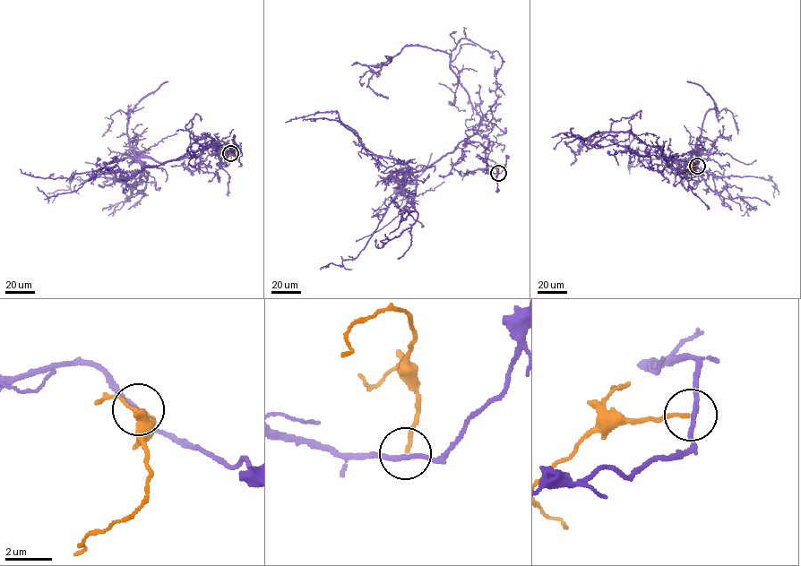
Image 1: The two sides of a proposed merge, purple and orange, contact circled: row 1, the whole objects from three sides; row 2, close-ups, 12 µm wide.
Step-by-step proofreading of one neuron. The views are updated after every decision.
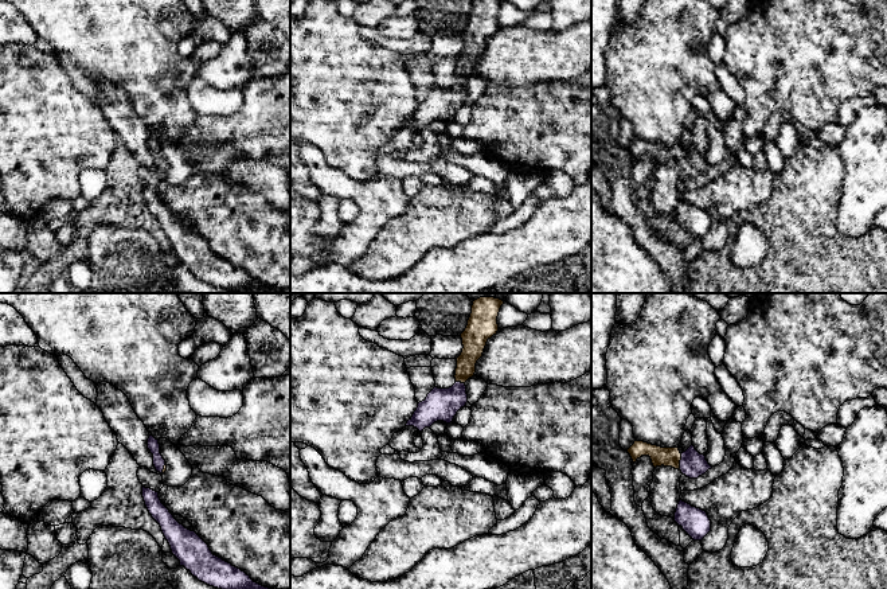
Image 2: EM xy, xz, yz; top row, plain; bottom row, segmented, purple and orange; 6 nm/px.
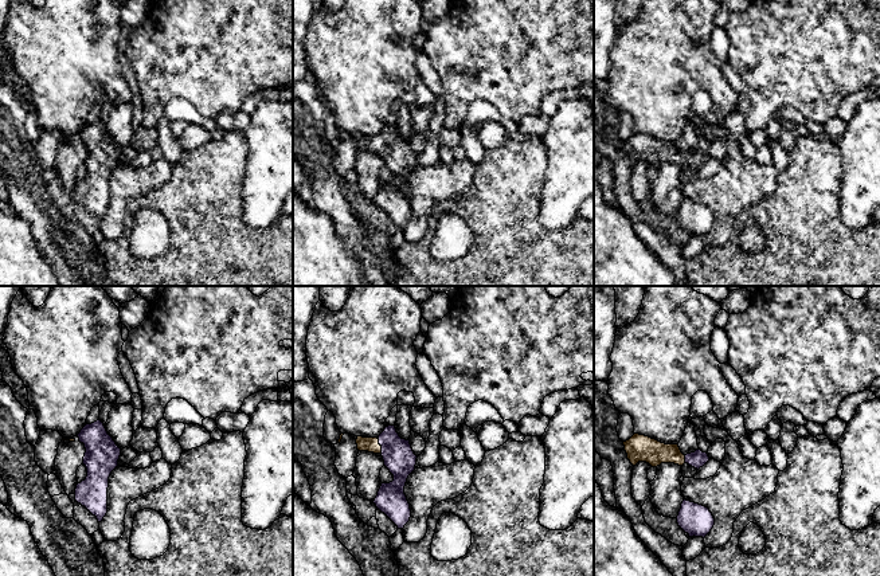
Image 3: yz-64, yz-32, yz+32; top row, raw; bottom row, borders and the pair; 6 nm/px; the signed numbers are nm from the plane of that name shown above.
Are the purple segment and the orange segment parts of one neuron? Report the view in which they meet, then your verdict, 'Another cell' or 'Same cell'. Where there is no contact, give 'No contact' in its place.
Touches purple in yz. Same cell

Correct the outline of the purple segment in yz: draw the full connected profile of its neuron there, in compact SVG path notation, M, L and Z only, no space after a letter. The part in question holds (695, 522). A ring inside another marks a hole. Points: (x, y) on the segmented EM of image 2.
M680 499L675 522L693 539L702 541L711 531L711 520L706 511L692 507Z

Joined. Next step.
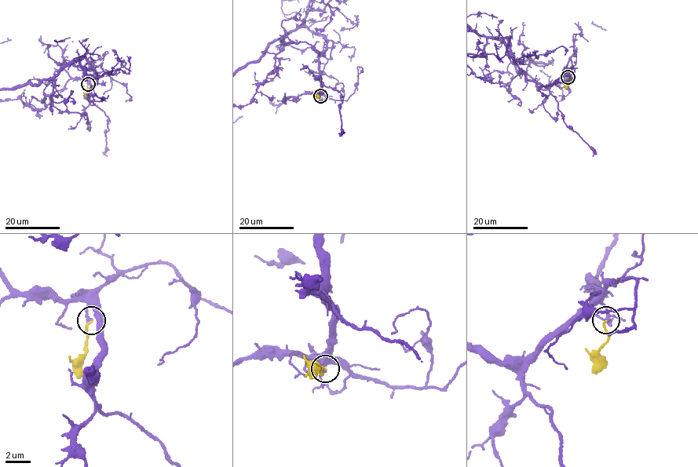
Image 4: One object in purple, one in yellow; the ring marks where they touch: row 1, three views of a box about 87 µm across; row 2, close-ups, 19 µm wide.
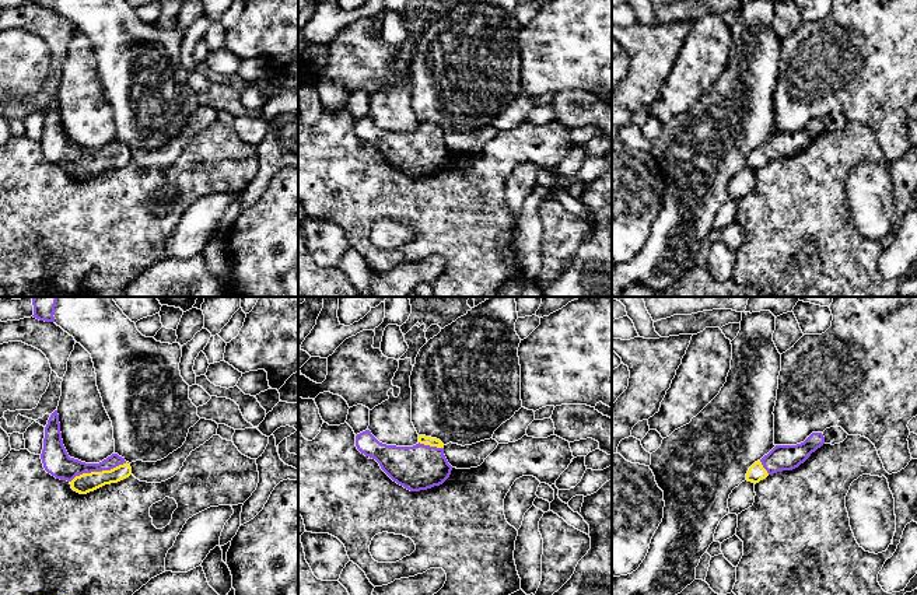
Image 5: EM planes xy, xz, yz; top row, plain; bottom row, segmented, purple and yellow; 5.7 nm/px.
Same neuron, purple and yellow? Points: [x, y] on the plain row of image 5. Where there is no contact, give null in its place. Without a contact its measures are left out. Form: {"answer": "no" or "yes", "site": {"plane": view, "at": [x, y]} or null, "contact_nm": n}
{"answer": "yes", "site": {"plane": "xy", "at": [98, 157]}, "contact_nm": 360}

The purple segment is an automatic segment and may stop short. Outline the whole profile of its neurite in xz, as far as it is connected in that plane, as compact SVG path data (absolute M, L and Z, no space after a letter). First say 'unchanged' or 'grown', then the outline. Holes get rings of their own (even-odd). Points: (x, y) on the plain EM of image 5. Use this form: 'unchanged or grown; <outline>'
grown; M365 116L356 122L356 133L375 146L393 168L410 178L440 172L452 157L444 141L444 130L426 122L419 122L419 129L413 133L396 133L379 129Z

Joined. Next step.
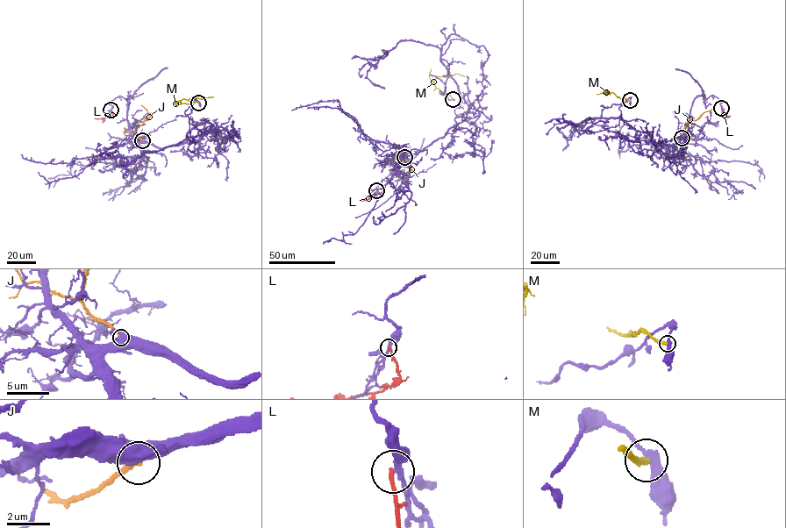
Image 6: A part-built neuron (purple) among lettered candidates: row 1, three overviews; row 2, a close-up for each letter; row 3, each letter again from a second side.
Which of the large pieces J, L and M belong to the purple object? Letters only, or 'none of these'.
none of these

